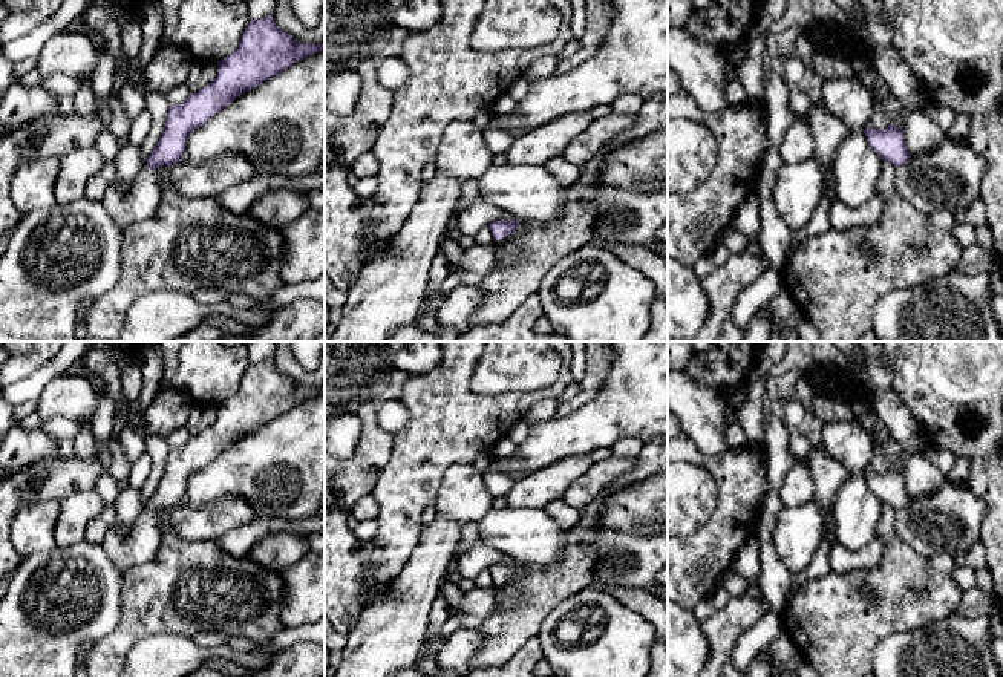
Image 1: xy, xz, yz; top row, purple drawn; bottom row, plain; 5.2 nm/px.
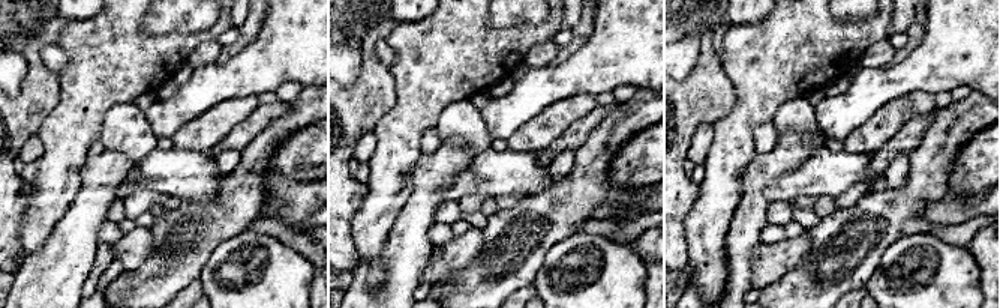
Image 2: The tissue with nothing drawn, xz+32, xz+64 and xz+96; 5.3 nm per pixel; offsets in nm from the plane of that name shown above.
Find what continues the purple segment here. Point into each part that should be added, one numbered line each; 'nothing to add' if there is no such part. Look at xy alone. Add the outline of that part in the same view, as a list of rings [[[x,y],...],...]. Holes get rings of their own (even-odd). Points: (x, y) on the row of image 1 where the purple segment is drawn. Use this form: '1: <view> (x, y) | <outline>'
1: xy (141, 202) | [[[144,167],[133,181],[130,191],[123,196],[116,185],[107,188],[103,204],[119,224],[129,225],[156,216],[161,202],[161,187],[155,170]]]

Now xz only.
nothing to add

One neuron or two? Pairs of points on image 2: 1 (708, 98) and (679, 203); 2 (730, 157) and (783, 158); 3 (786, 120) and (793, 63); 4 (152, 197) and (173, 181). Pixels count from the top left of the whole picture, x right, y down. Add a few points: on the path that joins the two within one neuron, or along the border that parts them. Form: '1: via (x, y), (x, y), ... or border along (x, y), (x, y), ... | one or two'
1: via (682, 123), (679, 126), (679, 178) | one
2: border along (756, 152), (744, 169), (742, 190) | two
3: border along (804, 95), (784, 101), (771, 122) | two
4: border along (123, 197), (140, 190), (153, 190), (182, 200) | two

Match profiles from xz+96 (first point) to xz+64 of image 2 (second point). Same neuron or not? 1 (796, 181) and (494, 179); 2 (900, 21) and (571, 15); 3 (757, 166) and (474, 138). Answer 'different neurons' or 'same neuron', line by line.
1: same neuron
2: same neuron
3: different neurons

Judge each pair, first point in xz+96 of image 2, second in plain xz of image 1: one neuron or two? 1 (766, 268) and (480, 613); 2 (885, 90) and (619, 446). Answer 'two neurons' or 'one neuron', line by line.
1: one neuron
2: two neurons

